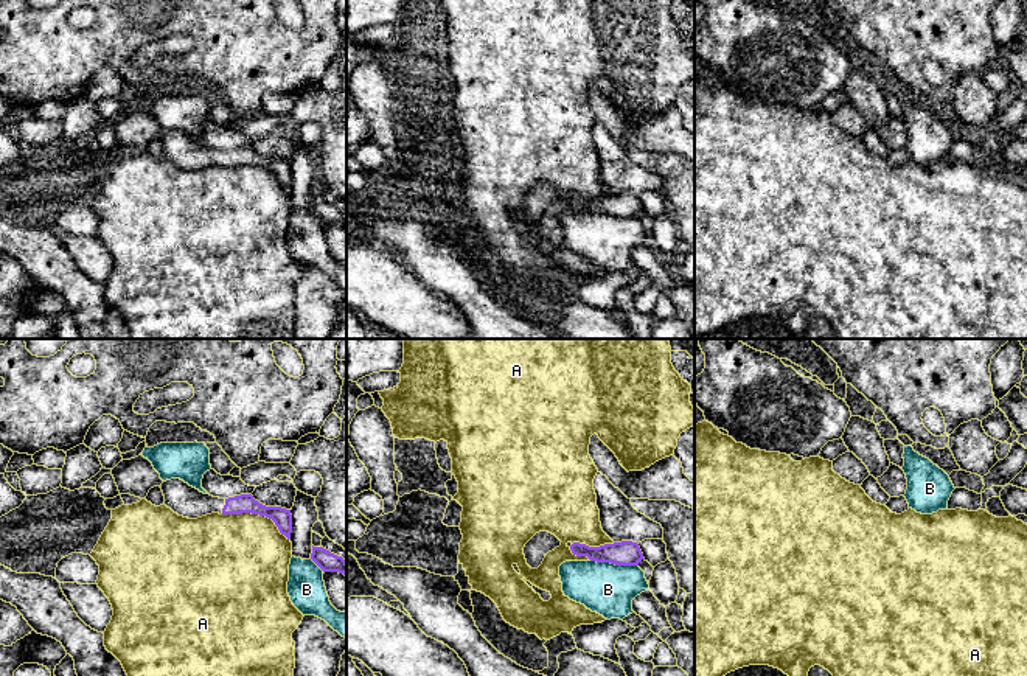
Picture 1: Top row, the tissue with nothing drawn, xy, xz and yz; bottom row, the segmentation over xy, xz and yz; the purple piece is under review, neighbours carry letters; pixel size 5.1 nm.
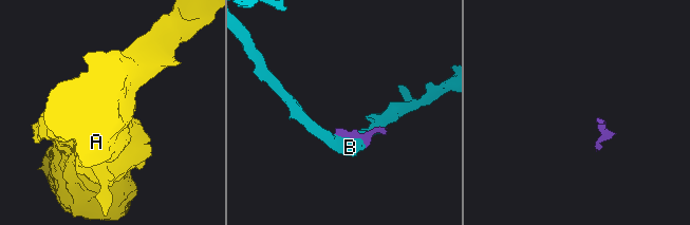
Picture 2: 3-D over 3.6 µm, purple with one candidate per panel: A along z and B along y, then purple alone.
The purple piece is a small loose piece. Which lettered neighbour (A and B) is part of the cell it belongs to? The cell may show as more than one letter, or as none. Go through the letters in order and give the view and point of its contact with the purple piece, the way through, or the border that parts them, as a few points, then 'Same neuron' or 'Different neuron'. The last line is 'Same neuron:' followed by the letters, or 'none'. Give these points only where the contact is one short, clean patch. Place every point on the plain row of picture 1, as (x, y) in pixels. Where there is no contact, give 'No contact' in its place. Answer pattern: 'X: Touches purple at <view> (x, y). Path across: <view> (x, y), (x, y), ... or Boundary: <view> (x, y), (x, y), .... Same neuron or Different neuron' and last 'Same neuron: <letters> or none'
A: Touches purple at xy (258, 165). Boundary: xy (222, 165), (264, 167), (289, 191). Different neuron
B: Touches purple at xz (614, 215). Different neuron
Same neuron: none

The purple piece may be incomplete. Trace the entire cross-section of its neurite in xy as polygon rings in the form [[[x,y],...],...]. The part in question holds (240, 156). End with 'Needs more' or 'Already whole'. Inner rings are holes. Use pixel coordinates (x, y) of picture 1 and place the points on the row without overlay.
[[[171,131],[162,135],[165,157],[179,168],[197,171],[211,165],[241,166],[252,165],[272,171],[280,185],[291,191],[292,166],[281,159],[266,159],[253,151],[252,146],[241,146],[228,151],[213,149],[190,138],[180,131]]]. Needs more

